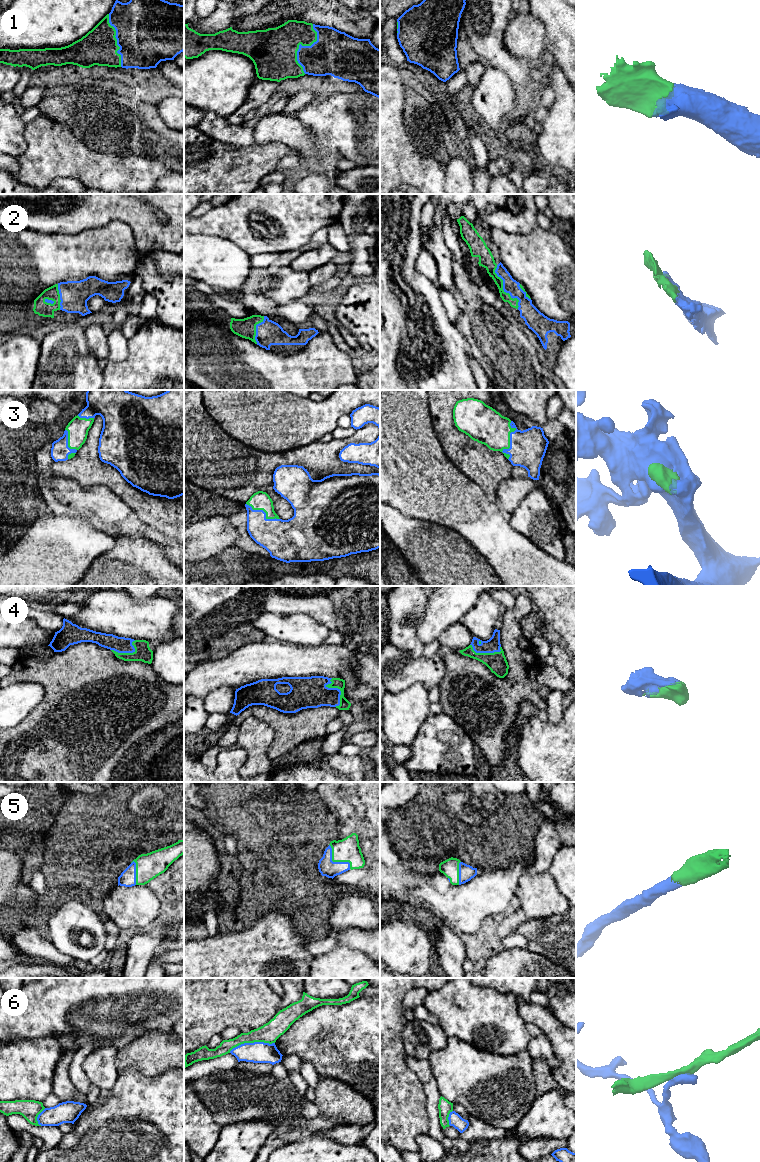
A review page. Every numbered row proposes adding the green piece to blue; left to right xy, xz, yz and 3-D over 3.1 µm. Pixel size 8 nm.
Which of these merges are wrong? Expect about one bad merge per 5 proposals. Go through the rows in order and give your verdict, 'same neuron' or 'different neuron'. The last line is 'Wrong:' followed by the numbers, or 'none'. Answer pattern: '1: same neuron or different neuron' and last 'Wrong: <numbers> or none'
1: same neuron
2: same neuron
3: same neuron
4: same neuron
5: same neuron
6: different neuron
Wrong: 6

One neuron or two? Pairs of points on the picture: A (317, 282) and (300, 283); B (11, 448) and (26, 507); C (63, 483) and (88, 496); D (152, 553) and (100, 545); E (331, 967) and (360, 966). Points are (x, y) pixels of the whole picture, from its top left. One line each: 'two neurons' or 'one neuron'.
A: two neurons
B: one neuron
C: one neuron
D: two neurons
E: one neuron

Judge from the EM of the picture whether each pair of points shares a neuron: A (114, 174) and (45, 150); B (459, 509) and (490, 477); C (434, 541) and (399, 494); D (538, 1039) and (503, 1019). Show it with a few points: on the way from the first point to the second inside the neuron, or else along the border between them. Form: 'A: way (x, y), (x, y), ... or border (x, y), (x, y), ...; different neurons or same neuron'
A: way (97, 170), (73, 158), (62, 155); same neuron
B: border (461, 472), (470, 478), (490, 501), (495, 502); different neurons
C: border (396, 508), (405, 515), (433, 521), (440, 525); different neurons
D: border (525, 1023), (525, 1028), (530, 1037), (527, 1048); different neurons

